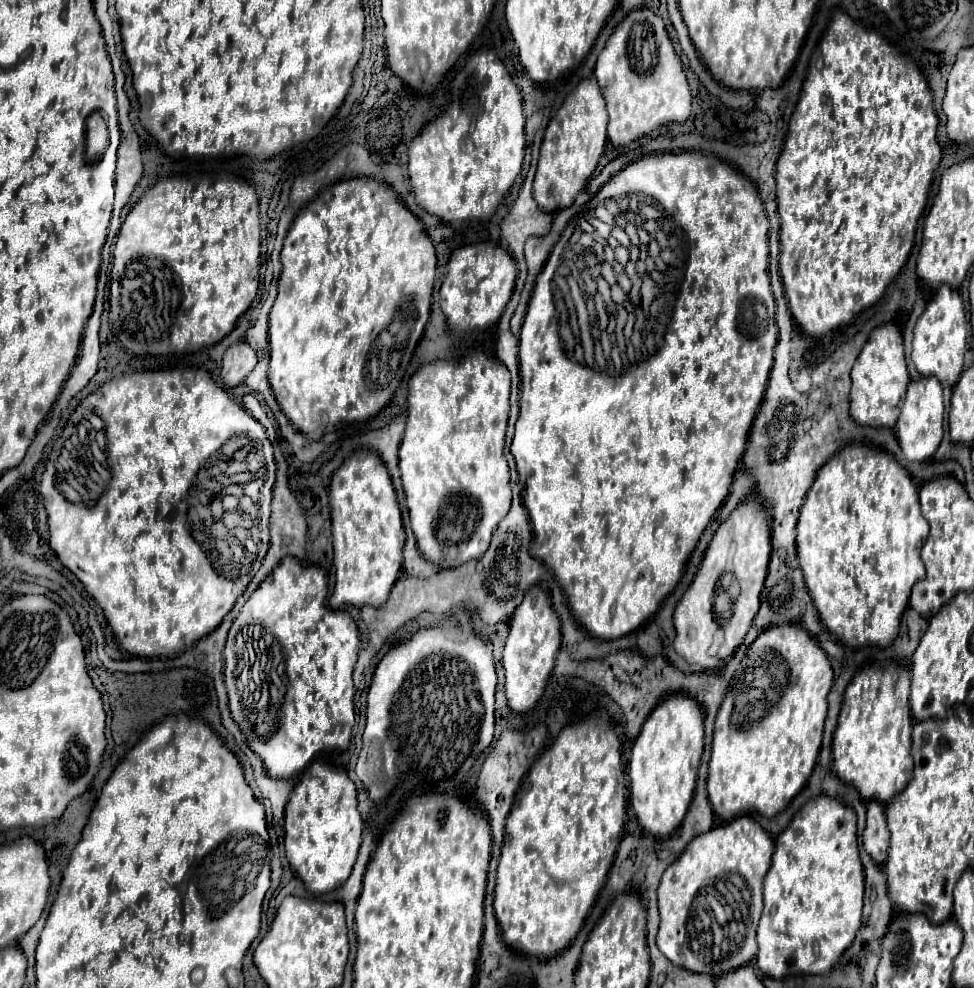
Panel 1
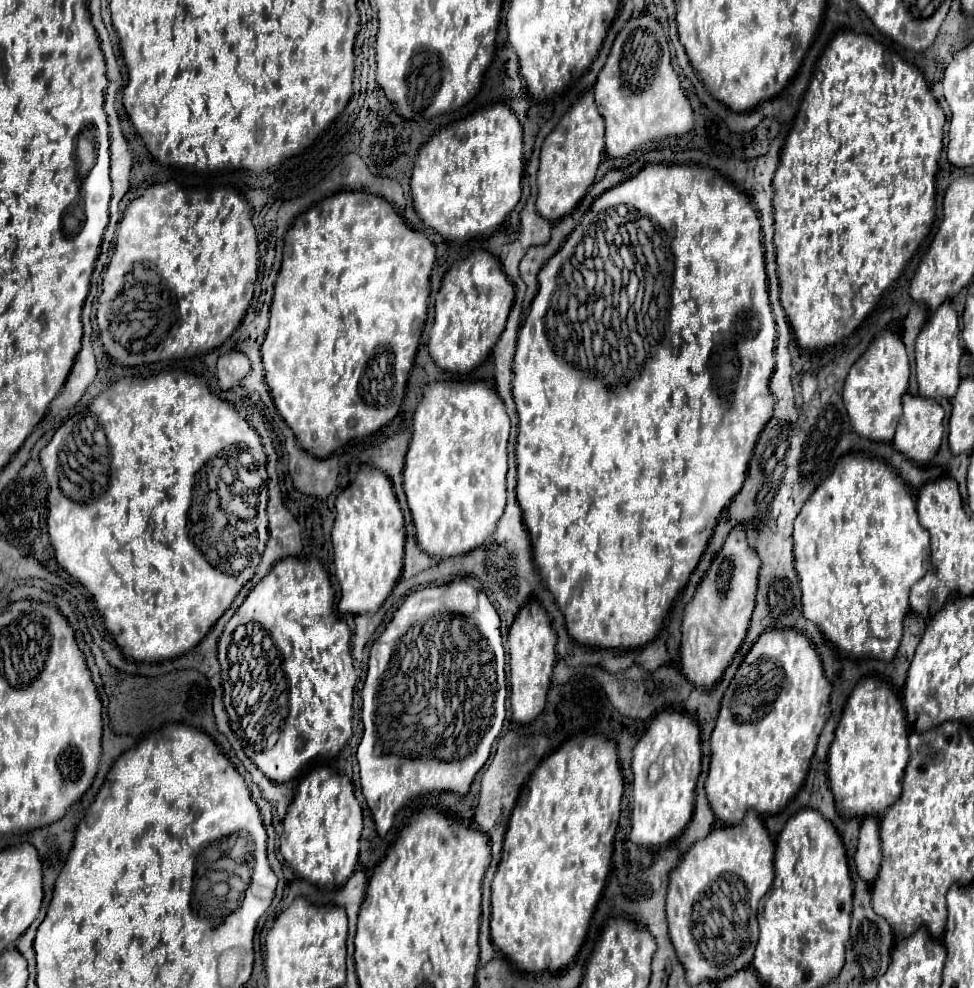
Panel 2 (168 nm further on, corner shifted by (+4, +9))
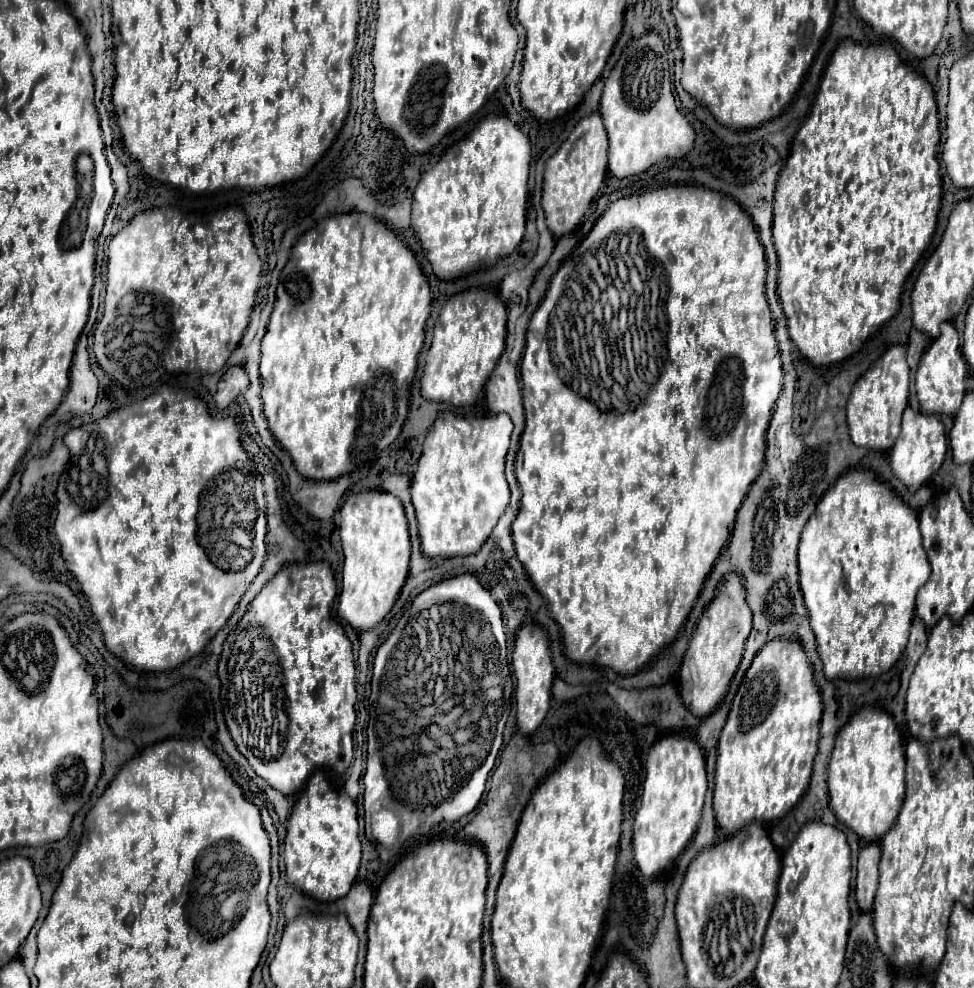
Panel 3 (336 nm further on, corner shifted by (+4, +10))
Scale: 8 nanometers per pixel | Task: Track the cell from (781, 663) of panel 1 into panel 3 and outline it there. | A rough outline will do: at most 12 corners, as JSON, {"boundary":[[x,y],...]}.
{"boundary":[[801,644],[755,656],[717,746],[733,836],[783,818],[823,702]]}

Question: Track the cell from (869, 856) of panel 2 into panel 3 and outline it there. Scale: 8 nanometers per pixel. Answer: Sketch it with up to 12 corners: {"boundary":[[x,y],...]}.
{"boundary":[[879,844],[859,852],[855,900],[871,912],[879,882]]}

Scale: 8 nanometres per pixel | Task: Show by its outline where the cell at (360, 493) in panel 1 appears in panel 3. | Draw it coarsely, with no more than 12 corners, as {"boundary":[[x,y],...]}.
{"boundary":[[401,502],[341,506],[339,616],[377,628],[409,574]]}

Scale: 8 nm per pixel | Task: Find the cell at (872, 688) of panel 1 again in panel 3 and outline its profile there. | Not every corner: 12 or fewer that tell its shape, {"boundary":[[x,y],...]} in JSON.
{"boundary":[[863,708],[839,732],[829,806],[877,844],[905,800],[895,720]]}

